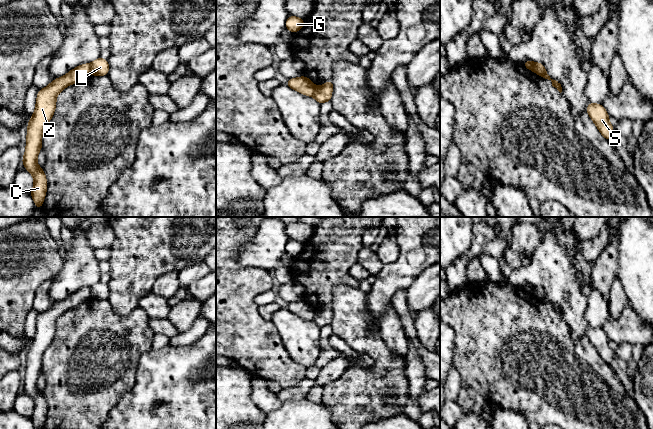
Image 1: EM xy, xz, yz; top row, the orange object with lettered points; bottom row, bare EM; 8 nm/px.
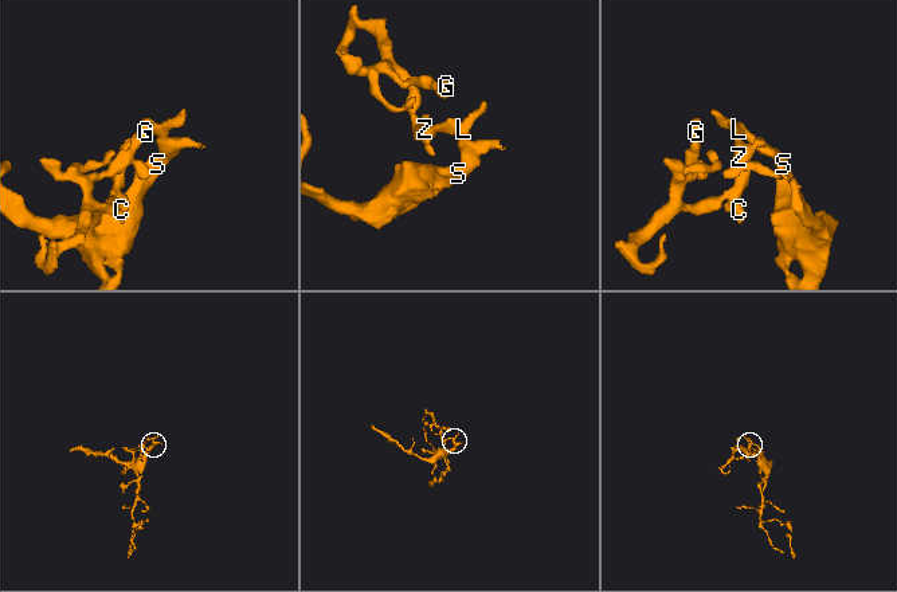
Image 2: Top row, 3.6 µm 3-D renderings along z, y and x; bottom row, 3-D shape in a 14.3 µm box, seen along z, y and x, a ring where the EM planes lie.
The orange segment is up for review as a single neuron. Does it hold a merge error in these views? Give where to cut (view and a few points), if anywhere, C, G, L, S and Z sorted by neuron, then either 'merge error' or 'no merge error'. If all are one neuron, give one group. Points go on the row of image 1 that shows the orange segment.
xy (89, 64), (91, 73) | C G Z / L S | merge error

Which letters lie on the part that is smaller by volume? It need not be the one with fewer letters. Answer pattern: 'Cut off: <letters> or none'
Cut off: C, G, Z

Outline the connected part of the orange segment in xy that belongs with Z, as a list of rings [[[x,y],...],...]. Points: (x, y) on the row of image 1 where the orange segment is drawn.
[[[81,64],[66,75],[53,80],[37,94],[36,108],[27,124],[26,150],[22,159],[23,166],[34,178],[34,186],[30,194],[37,209],[42,208],[47,190],[44,170],[37,165],[37,155],[42,148],[42,132],[55,112],[57,95],[67,86],[90,74],[90,64]]]

